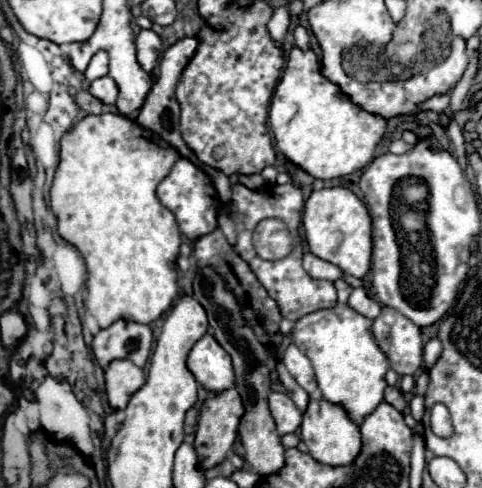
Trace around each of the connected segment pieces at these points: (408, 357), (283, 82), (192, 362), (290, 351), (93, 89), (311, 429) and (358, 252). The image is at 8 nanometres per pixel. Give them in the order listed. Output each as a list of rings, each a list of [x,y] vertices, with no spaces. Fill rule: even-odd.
[[[383,306],[381,314],[373,320],[373,336],[379,348],[387,354],[391,368],[405,376],[415,374],[423,364],[421,330],[395,308]]]
[[[293,48],[289,52],[285,72],[275,88],[270,106],[268,125],[275,138],[277,150],[287,160],[291,160],[293,164],[297,164],[307,174],[311,174],[313,178],[319,178],[319,180],[347,176],[347,174],[353,174],[353,172],[365,168],[373,160],[375,146],[381,142],[385,128],[387,128],[387,120],[381,120],[379,116],[373,116],[373,114],[357,108],[355,104],[351,104],[349,98],[343,96],[335,84],[331,84],[327,78],[321,76],[319,58],[315,56],[313,50],[301,52],[299,48]]]
[[[205,334],[191,348],[187,368],[191,370],[195,380],[209,392],[219,394],[235,386],[231,358],[211,334]]]
[[[289,344],[285,354],[283,354],[283,362],[289,370],[289,374],[297,380],[297,384],[313,394],[317,390],[317,380],[315,380],[315,374],[313,374],[313,368],[311,368],[311,362],[309,358],[295,346],[295,344]]]
[[[103,76],[103,78],[97,78],[97,80],[91,82],[89,92],[91,92],[97,100],[101,100],[103,104],[113,104],[115,98],[117,98],[117,84],[113,82],[113,78]]]
[[[309,400],[307,410],[303,412],[301,422],[301,440],[307,444],[309,454],[331,466],[345,466],[355,460],[355,456],[361,450],[361,434],[359,426],[347,416],[345,408],[341,404],[331,404],[329,400]]]
[[[345,186],[315,190],[305,202],[303,226],[309,250],[339,266],[345,274],[363,278],[371,266],[371,216],[365,204]]]

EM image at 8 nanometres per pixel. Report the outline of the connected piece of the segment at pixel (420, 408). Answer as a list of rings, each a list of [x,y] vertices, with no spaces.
[[[415,394],[415,398],[411,400],[409,408],[411,408],[411,416],[415,418],[415,422],[421,422],[423,412],[425,412],[425,402],[423,402],[423,396],[417,396],[417,394]]]

